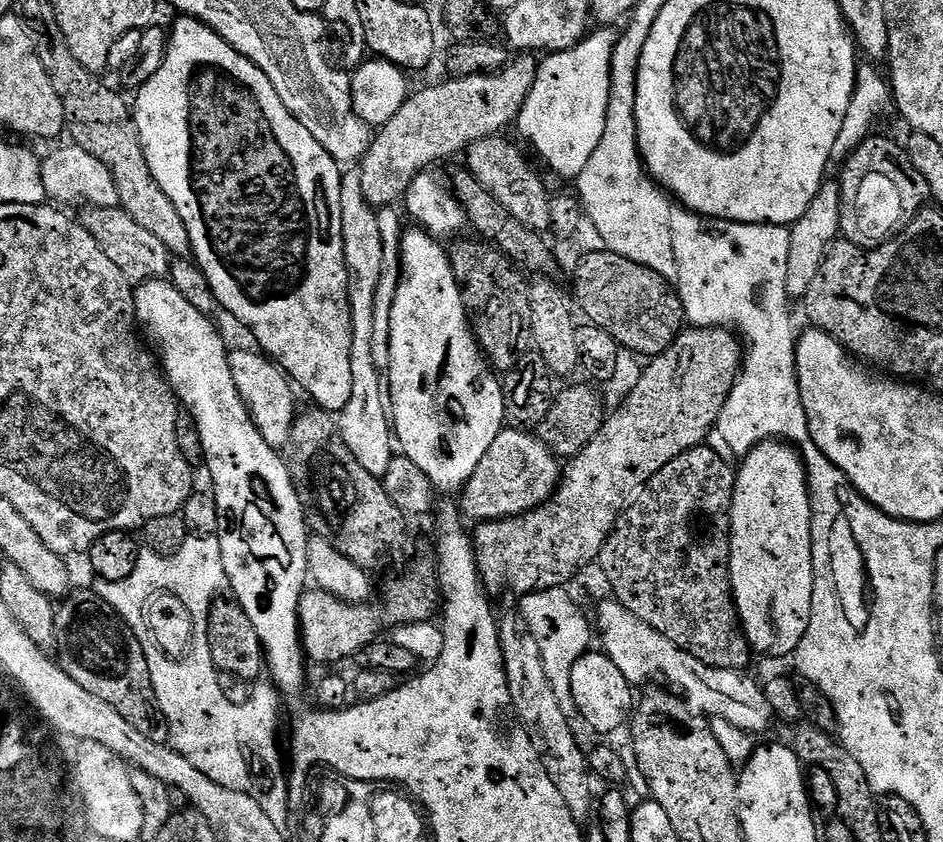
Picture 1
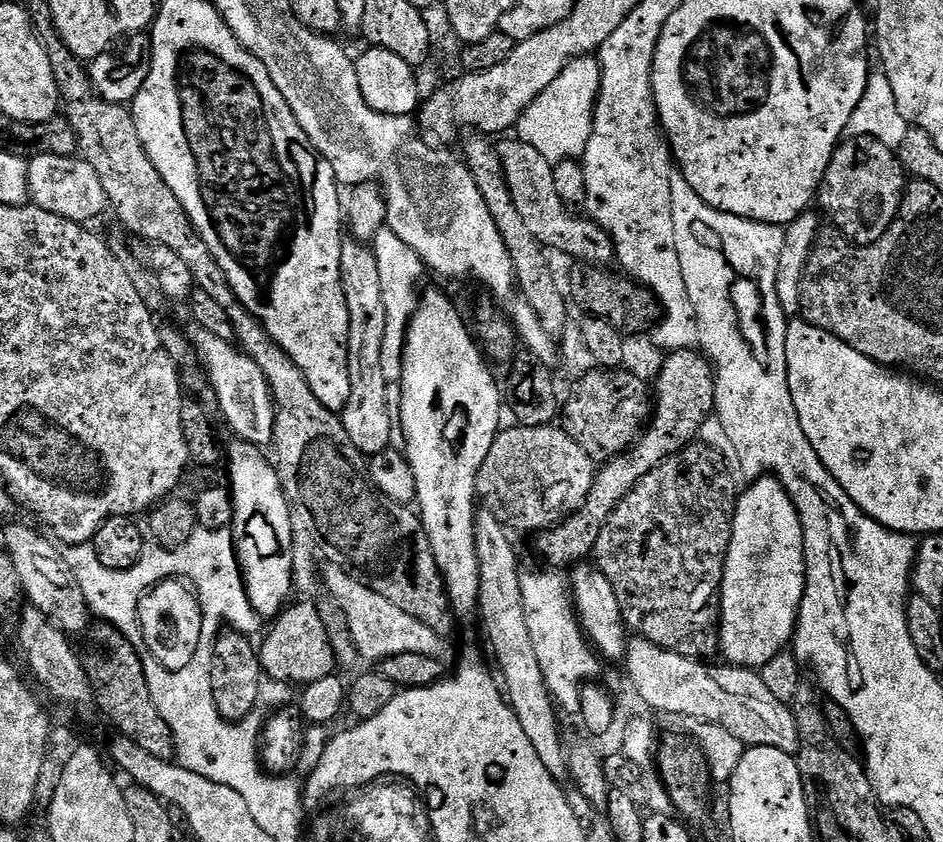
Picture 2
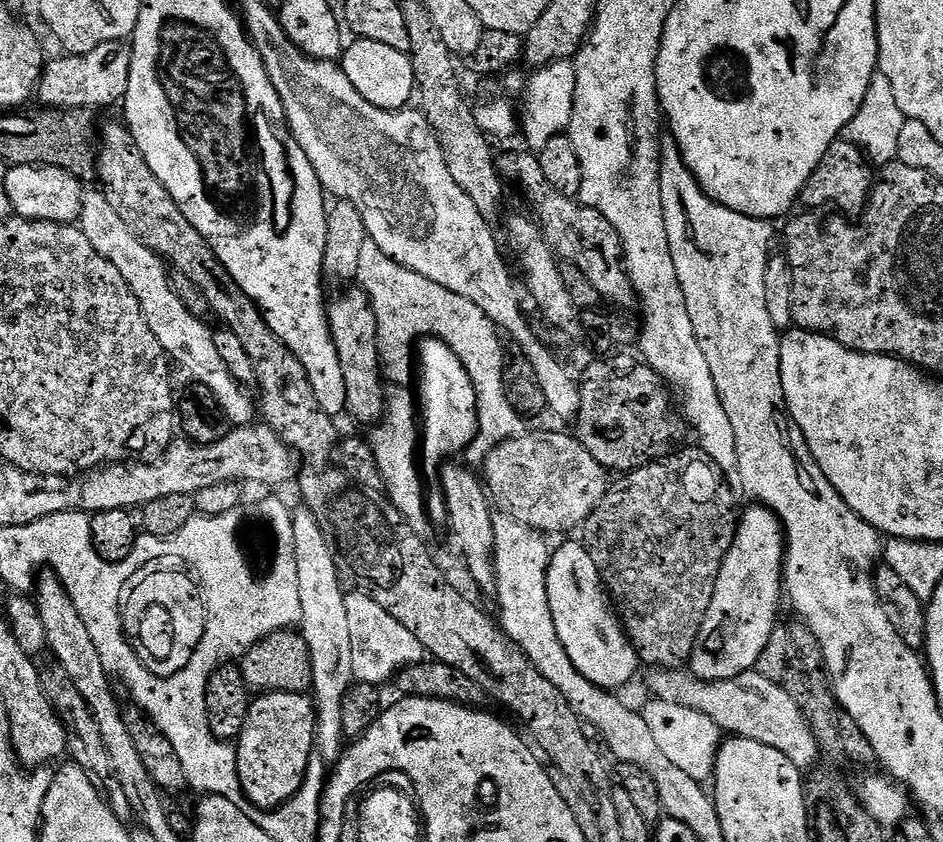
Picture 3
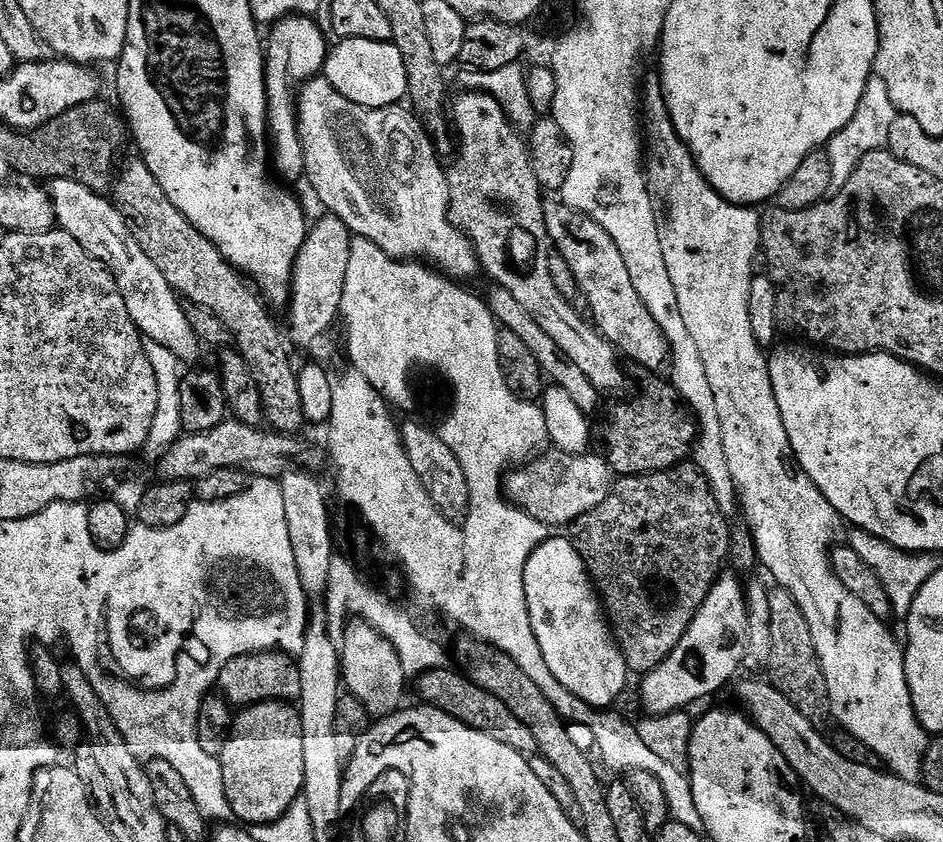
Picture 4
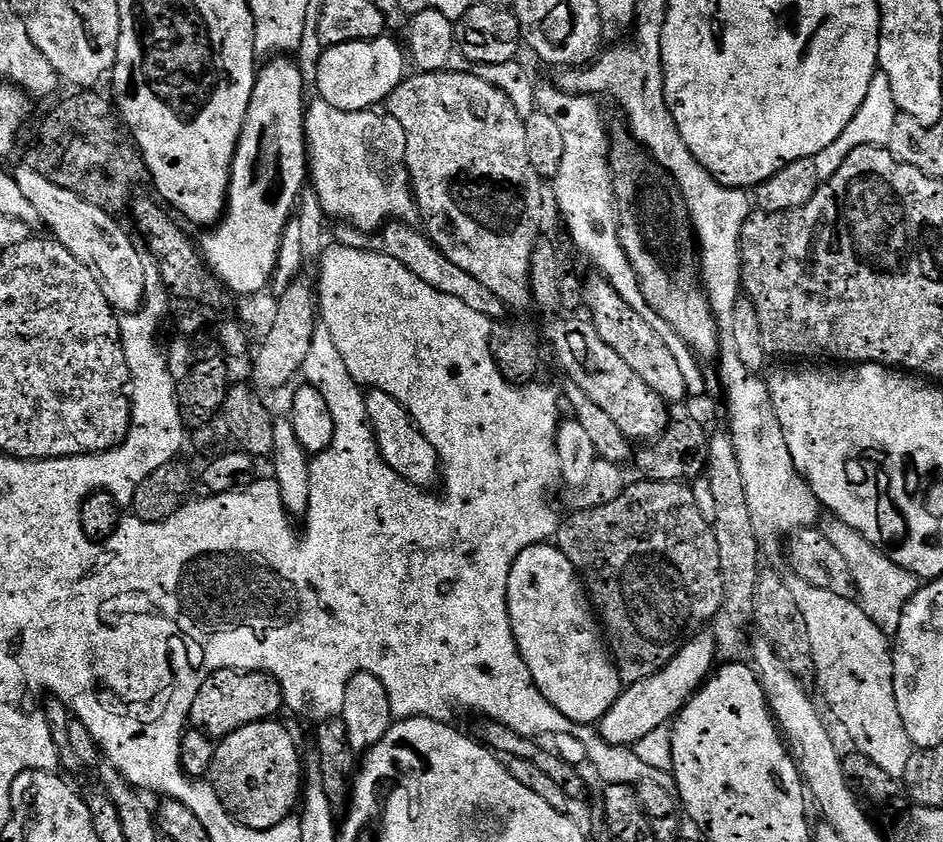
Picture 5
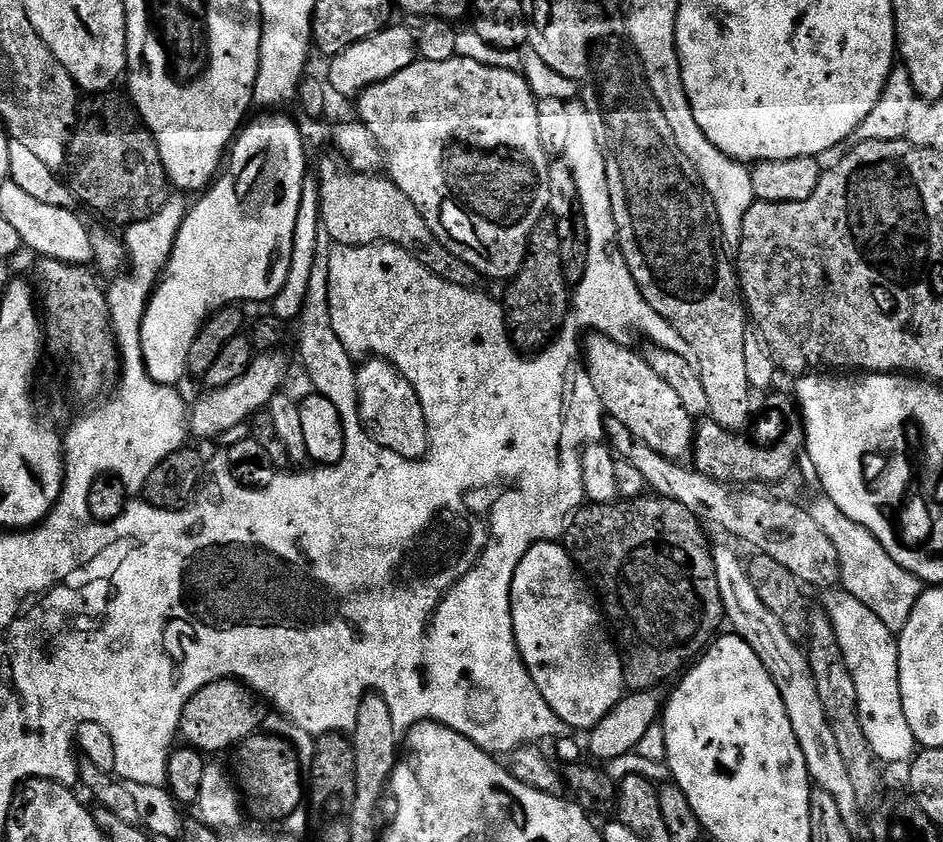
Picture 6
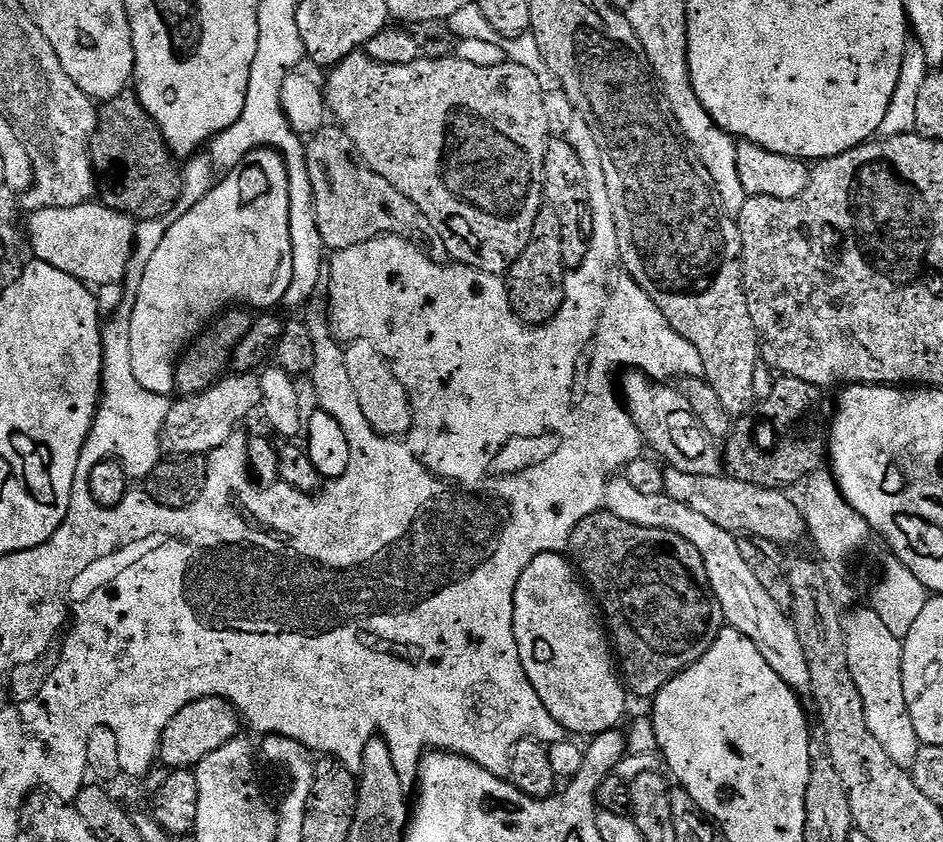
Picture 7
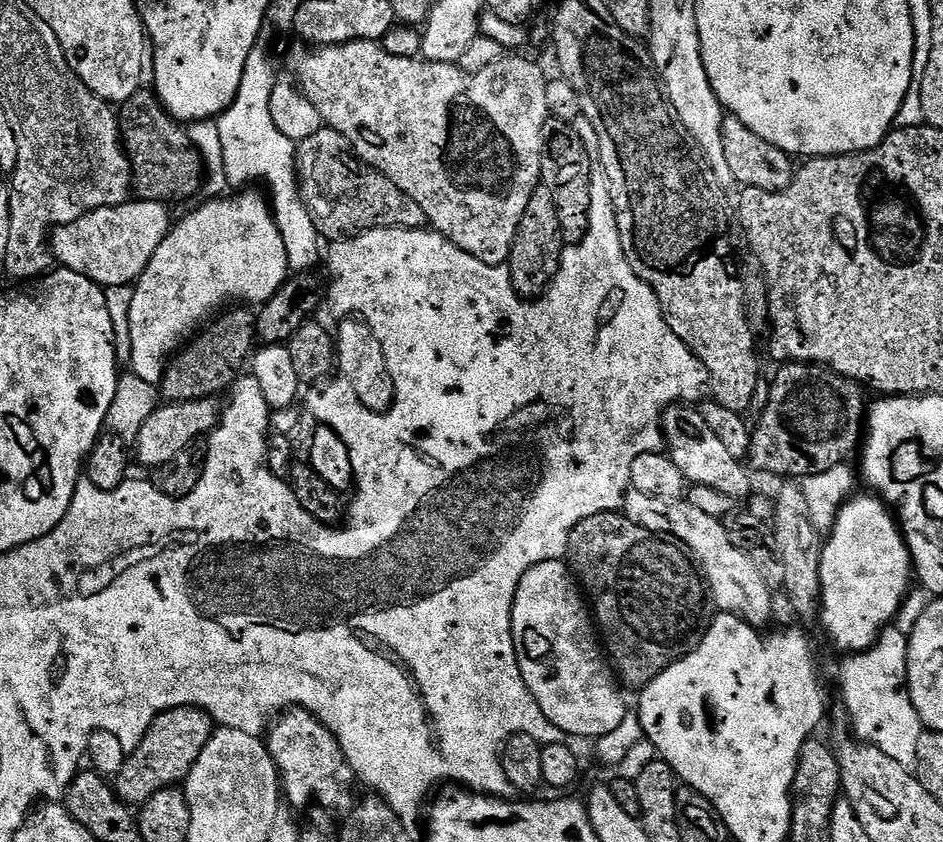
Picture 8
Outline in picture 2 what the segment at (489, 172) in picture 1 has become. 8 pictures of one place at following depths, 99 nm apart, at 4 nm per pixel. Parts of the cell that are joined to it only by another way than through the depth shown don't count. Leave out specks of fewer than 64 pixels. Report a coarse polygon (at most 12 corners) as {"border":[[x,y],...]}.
{"border":[[530,142],[495,145],[518,215],[542,247],[613,263],[612,240],[575,216]]}

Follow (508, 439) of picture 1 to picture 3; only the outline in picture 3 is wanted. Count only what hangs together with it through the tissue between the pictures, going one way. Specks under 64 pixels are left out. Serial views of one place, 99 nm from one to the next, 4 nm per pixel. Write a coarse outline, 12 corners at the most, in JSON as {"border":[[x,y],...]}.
{"border":[[526,432],[482,469],[501,515],[586,524],[609,471],[569,433]]}

